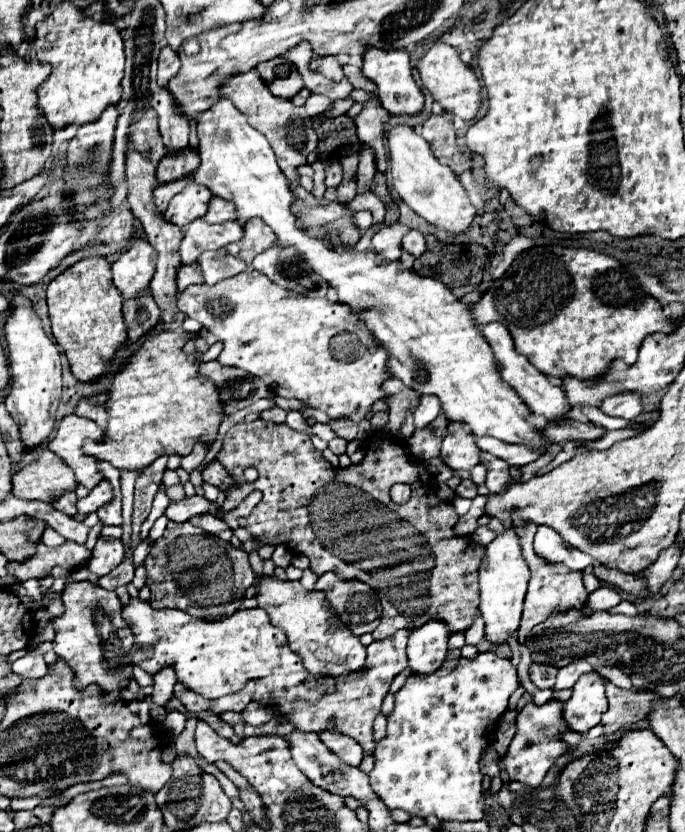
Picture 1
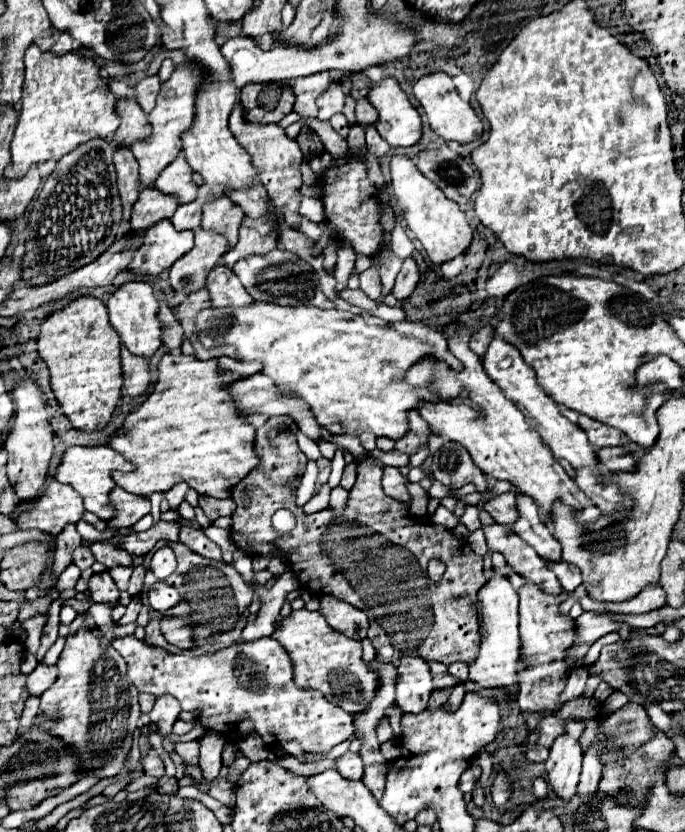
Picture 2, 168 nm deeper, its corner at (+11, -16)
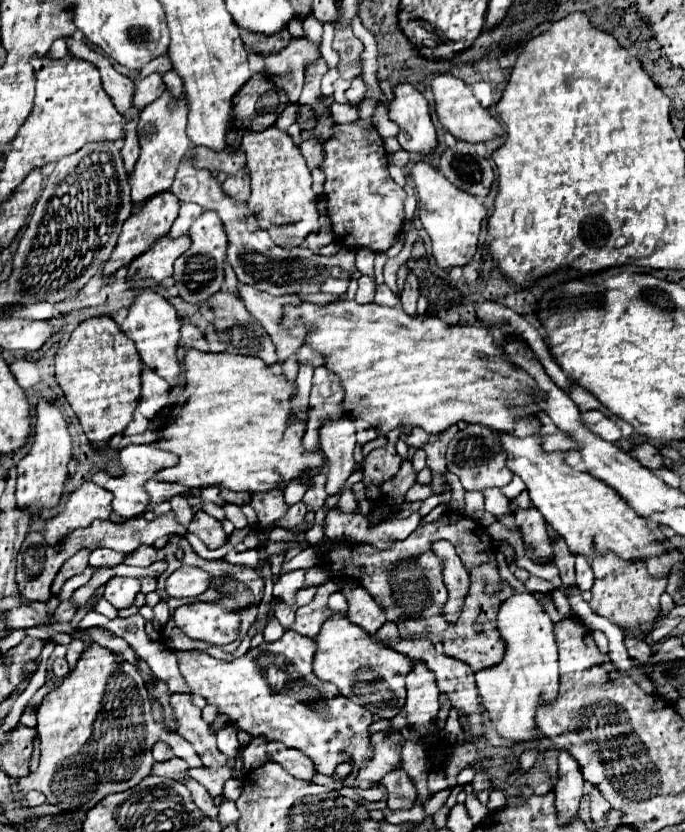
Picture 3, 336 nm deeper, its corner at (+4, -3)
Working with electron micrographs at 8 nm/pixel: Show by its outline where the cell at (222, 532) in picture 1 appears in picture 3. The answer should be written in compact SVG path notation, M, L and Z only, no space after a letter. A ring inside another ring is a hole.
M204 511L194 513L194 519L188 525L188 531L198 535L206 543L208 549L218 549L228 541L228 535L224 533L222 523L218 519L214 519L214 517L210 517Z

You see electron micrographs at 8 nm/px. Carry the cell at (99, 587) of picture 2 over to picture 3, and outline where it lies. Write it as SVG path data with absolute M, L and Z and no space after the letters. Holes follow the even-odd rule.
M114 577L106 583L106 601L112 603L116 609L126 609L134 605L136 595L140 593L140 581L130 577Z

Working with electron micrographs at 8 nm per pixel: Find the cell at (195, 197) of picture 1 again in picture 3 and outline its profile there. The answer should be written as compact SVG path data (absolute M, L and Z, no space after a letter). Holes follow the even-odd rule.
M168 235L164 239L158 239L144 255L136 257L130 267L126 281L130 283L128 289L136 289L140 285L134 285L134 281L144 281L150 279L156 285L160 285L166 277L172 275L172 265L174 261L188 249L190 237L178 237L170 239Z

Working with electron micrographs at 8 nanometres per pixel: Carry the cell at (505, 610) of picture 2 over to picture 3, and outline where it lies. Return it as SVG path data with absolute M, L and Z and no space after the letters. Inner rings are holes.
M514 595L498 611L498 631L506 643L506 655L500 665L476 673L482 705L500 737L510 743L536 741L542 737L536 725L536 709L554 703L560 689L554 625L534 595Z

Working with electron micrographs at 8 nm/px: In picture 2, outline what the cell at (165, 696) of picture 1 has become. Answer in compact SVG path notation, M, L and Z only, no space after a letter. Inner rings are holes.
M163 694L163 696L159 696L159 698L155 700L155 706L153 706L153 710L149 712L149 718L151 718L153 724L159 726L161 734L167 736L167 734L171 732L173 722L175 722L177 716L179 716L179 712L181 712L179 702L177 702L173 696Z

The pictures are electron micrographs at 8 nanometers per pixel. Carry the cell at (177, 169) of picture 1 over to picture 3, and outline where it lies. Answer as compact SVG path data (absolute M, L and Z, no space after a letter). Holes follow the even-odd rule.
M168 191L168 193L156 195L154 199L148 199L148 203L144 203L144 207L140 207L134 215L130 215L130 219L126 219L126 223L124 223L124 229L118 237L118 245L116 245L112 257L108 259L108 263L102 269L102 277L114 275L118 269L132 263L132 259L136 259L136 255L142 255L144 251L148 251L148 247L152 247L152 243L156 243L156 239L168 235L176 215L178 215L178 207L180 207L180 201L176 199L176 195L172 195Z

